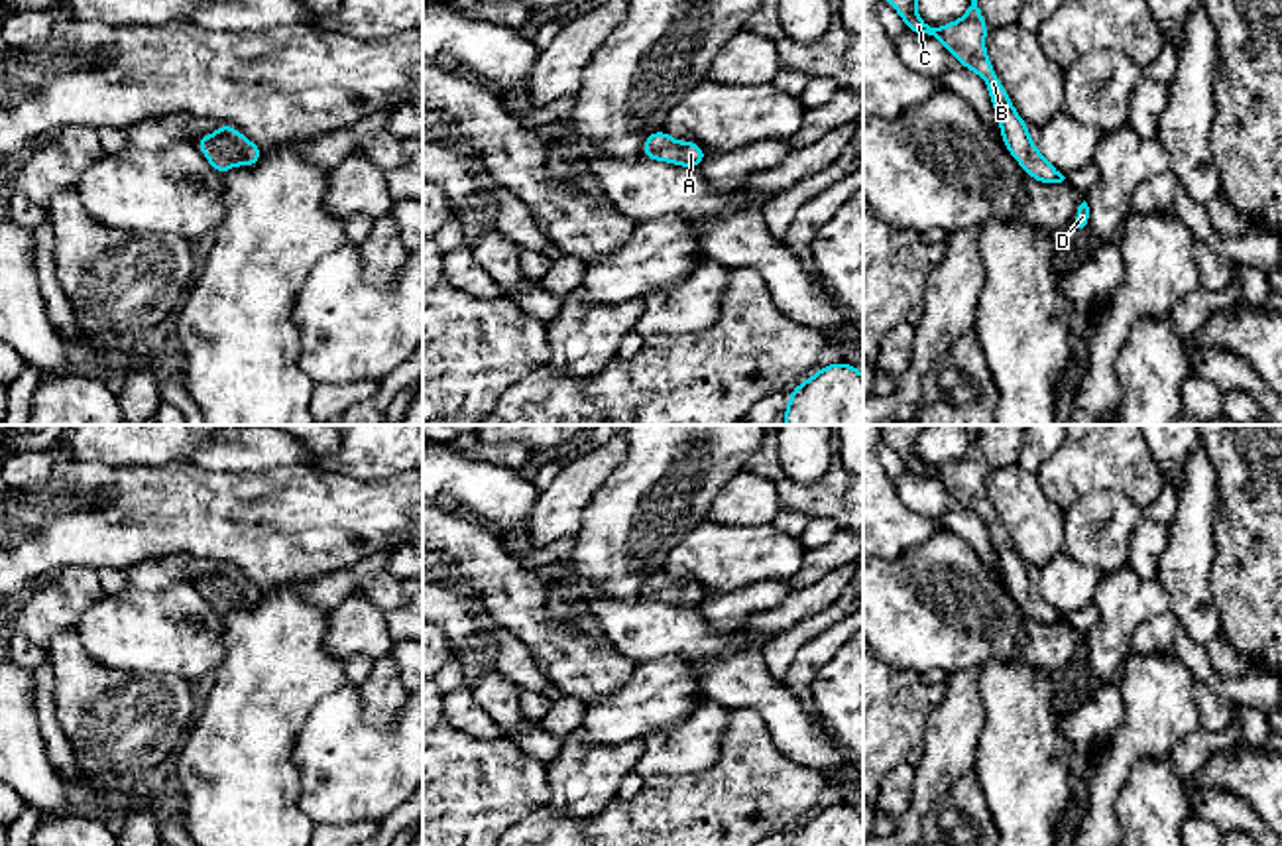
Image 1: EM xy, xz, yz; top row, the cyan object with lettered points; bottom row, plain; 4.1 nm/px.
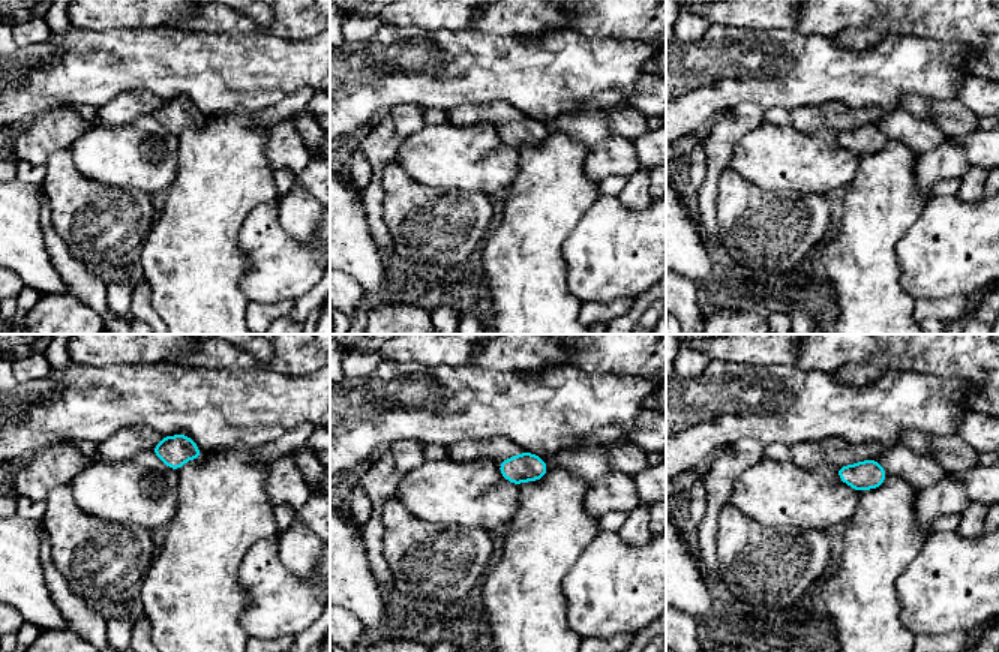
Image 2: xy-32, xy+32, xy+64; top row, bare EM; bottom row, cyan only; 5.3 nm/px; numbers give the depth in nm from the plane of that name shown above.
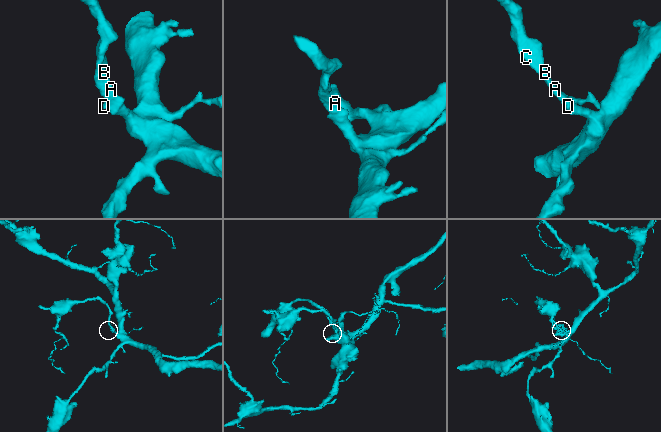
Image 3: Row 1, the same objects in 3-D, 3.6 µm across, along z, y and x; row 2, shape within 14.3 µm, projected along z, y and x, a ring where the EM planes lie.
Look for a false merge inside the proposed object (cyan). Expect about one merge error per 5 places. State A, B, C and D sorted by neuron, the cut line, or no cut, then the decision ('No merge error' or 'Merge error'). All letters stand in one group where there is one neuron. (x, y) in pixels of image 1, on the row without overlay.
Groups: A B C D. No split. No merge error

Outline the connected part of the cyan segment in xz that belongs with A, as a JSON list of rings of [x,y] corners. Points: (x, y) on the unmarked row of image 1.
[[[665,571],[645,576],[643,596],[680,608],[700,608],[706,592],[696,582],[674,582]]]

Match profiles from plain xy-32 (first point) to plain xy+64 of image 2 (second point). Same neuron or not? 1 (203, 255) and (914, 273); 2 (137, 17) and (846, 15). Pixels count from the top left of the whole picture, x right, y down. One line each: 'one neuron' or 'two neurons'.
1: two neurons
2: two neurons

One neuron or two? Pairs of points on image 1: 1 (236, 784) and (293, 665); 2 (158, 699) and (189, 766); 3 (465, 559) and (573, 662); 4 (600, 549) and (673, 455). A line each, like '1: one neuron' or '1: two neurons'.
1: one neuron
2: two neurons
3: one neuron
4: one neuron

